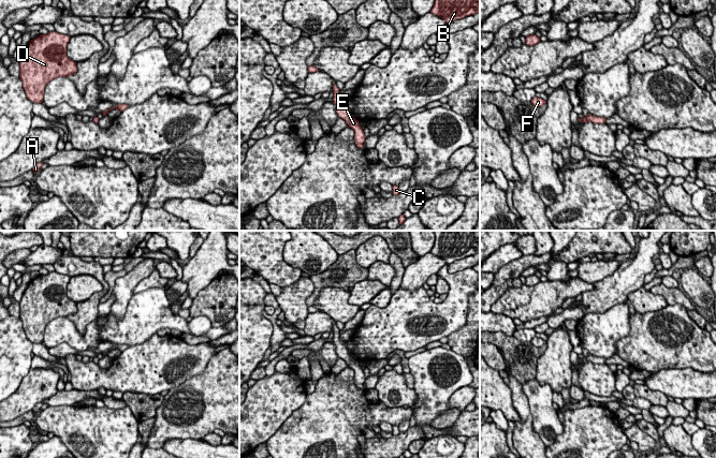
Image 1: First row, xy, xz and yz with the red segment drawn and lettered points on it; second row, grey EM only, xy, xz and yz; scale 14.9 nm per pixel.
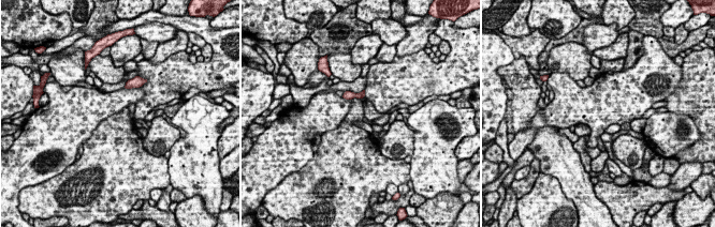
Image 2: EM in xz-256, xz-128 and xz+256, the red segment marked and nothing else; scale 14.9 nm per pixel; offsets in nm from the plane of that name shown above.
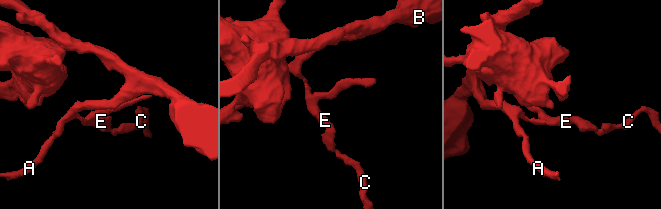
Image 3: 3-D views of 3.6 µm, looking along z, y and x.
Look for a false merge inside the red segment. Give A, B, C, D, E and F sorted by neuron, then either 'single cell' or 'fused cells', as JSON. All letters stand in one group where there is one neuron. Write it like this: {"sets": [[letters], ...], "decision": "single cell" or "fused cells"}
{"sets": [["A", "B", "C", "D", "E", "F"]], "decision": "single cell"}

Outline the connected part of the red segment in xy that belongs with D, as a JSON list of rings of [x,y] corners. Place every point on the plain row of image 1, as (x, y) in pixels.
[[[50,271],[47,275],[40,275],[30,281],[28,287],[19,301],[19,319],[27,338],[32,343],[42,343],[46,325],[57,317],[70,317],[77,311],[77,304],[67,295],[67,286],[70,277]]]

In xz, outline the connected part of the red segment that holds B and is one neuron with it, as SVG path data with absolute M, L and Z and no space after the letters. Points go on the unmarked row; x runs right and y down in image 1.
M434 231L434 234L435 243L430 253L444 260L448 265L480 252L480 231Z

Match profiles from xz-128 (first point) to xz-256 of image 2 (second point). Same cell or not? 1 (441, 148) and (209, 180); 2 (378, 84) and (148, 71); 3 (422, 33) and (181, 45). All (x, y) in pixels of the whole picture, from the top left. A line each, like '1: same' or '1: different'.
1: same
2: same
3: same

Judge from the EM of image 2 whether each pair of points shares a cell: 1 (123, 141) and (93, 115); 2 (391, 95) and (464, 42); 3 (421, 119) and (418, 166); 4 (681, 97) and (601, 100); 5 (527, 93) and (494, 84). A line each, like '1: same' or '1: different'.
1: different
2: same
3: same
4: different
5: different

